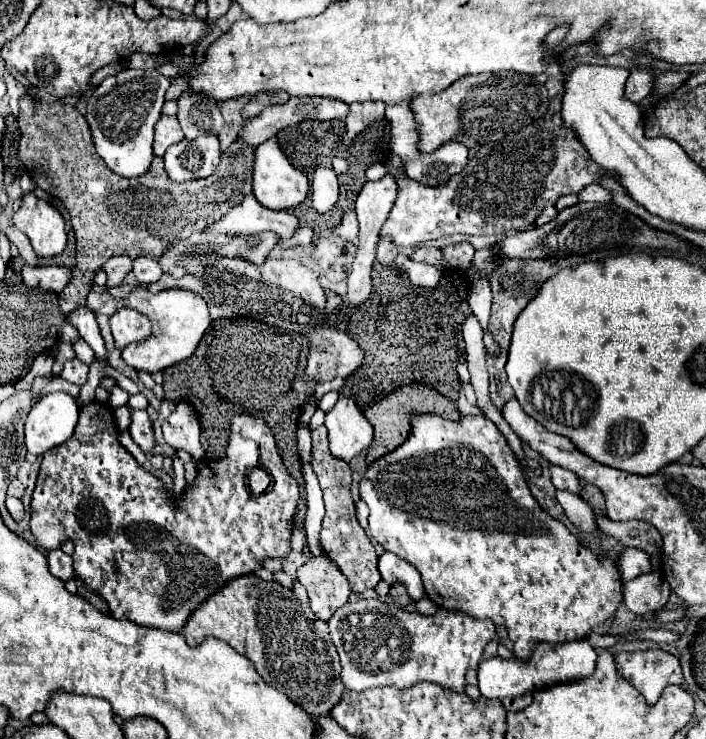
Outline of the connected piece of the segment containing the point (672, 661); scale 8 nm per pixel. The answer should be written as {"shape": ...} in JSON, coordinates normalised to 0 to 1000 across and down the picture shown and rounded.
{"shape":[[[938,878],[895,884],[881,881],[870,886],[870,894],[878,916],[901,930],[918,954],[926,954],[932,949],[932,940],[943,927],[969,927],[960,889]]]}

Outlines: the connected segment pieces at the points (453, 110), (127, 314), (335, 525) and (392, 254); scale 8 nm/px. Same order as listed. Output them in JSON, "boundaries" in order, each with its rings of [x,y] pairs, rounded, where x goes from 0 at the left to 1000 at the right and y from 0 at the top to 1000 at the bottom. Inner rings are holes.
{"boundaries":[[[[728,96],[660,101],[632,123],[589,131],[581,142],[592,172],[592,204],[612,207],[635,191],[649,191],[663,202],[717,185],[722,177],[762,164],[776,150],[776,123],[754,101]]],[[[170,415],[156,429],[156,442],[159,442],[159,453],[167,472],[176,472],[181,464],[201,461],[212,453],[210,429],[184,415]]],[[[450,578],[442,583],[442,621],[439,621],[445,640],[453,651],[456,667],[459,667],[459,681],[462,681],[462,694],[456,702],[456,719],[453,719],[453,740],[456,748],[476,762],[476,767],[490,778],[499,802],[516,802],[518,797],[530,797],[538,786],[538,775],[533,770],[535,754],[530,746],[527,732],[521,729],[518,719],[510,713],[504,702],[504,683],[496,667],[499,656],[499,637],[490,624],[479,624],[476,618],[467,616],[465,608],[465,591],[462,591],[462,578]]],[[[541,323],[541,326],[535,329],[535,337],[533,337],[533,353],[535,353],[541,361],[558,359],[561,345],[564,345],[564,334],[561,334],[552,323]]]]}

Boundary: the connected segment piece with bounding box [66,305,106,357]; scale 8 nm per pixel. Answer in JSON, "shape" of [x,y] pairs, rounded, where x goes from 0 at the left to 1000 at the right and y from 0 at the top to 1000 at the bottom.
{"shape":[[[119,413],[119,415],[110,415],[96,429],[93,429],[93,437],[105,440],[113,451],[113,456],[133,472],[133,478],[139,483],[150,483],[150,472],[147,472],[147,461],[144,461],[144,453],[142,453],[142,442],[133,432],[133,424]]]}

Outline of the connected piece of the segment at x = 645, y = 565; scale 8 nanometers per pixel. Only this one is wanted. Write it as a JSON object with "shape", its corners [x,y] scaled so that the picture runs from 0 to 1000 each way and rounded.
{"shape":[[[892,740],[881,743],[875,748],[873,762],[875,762],[875,773],[881,778],[881,786],[892,786],[892,783],[901,783],[907,775],[912,778],[912,775],[926,773],[921,754],[907,743],[892,743]]]}

